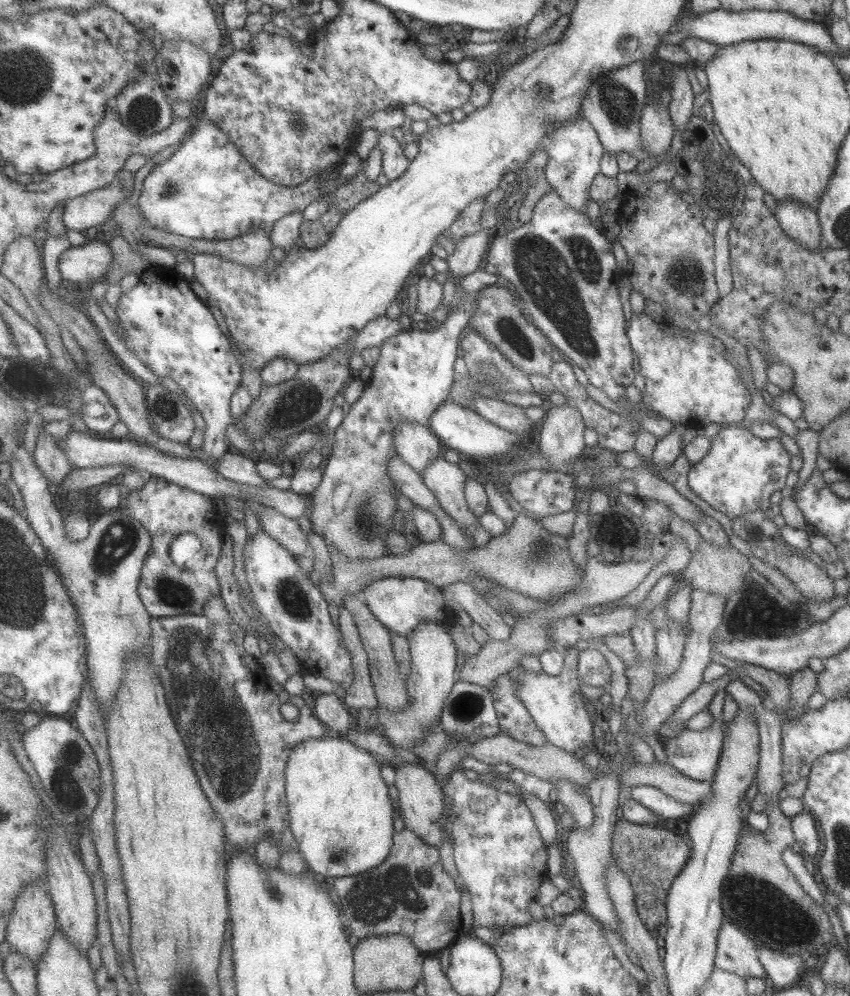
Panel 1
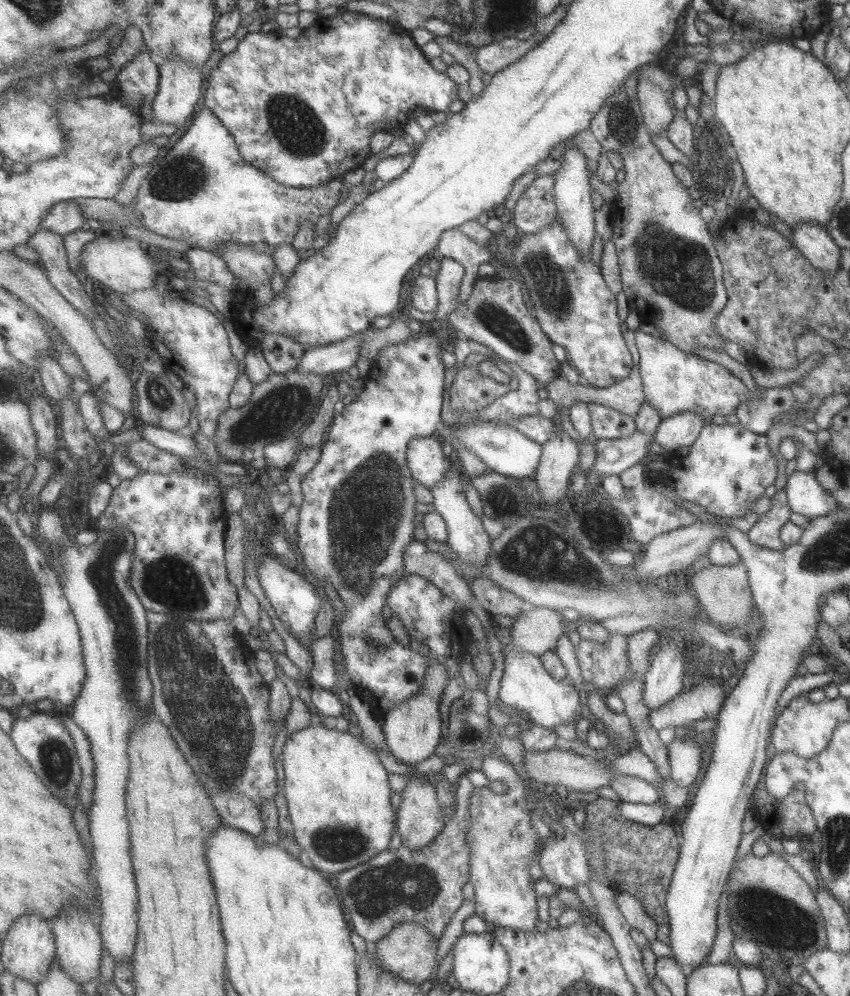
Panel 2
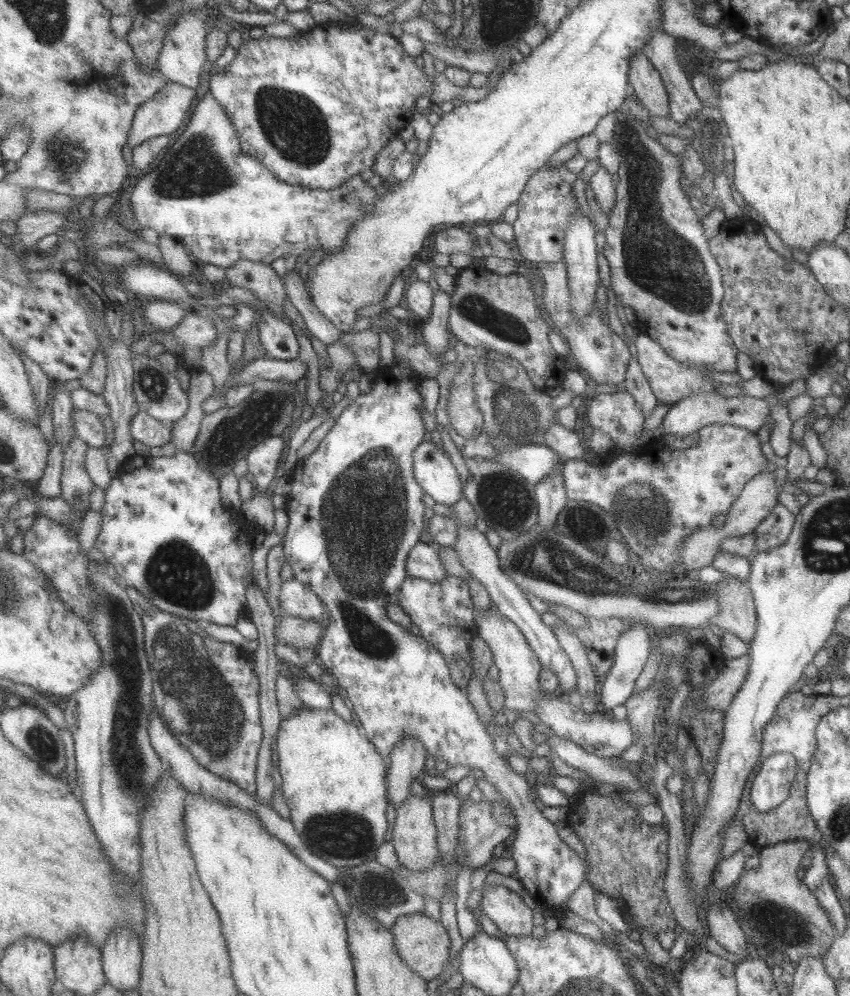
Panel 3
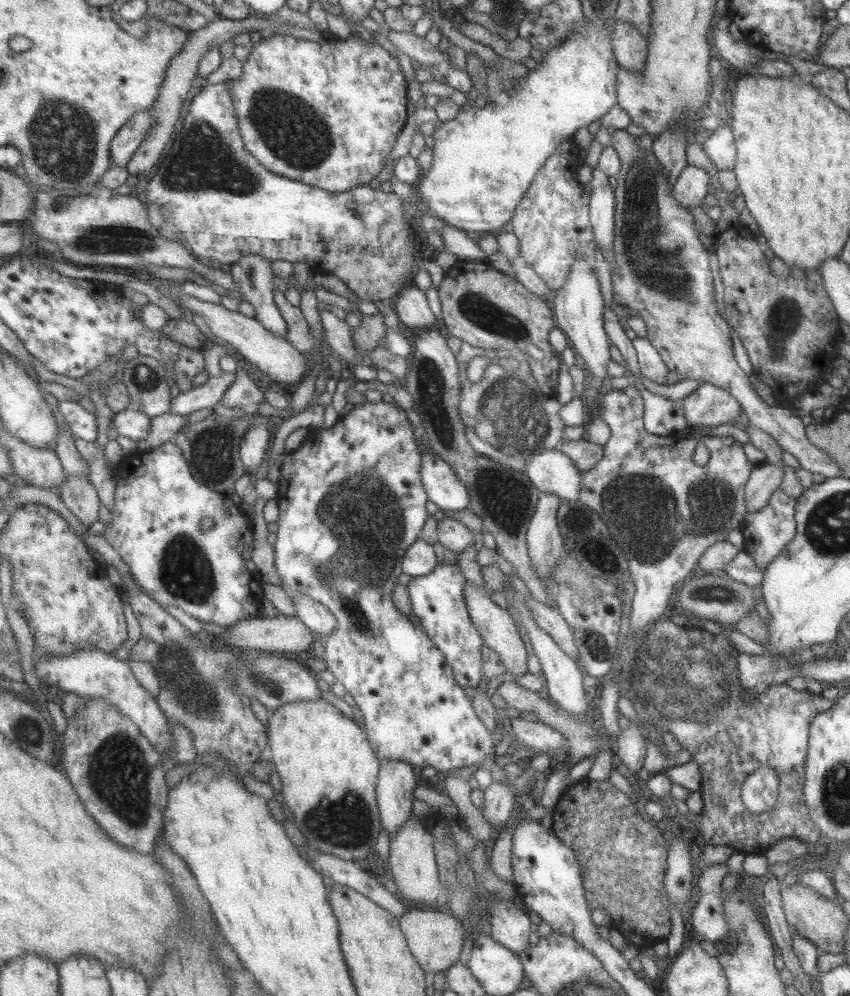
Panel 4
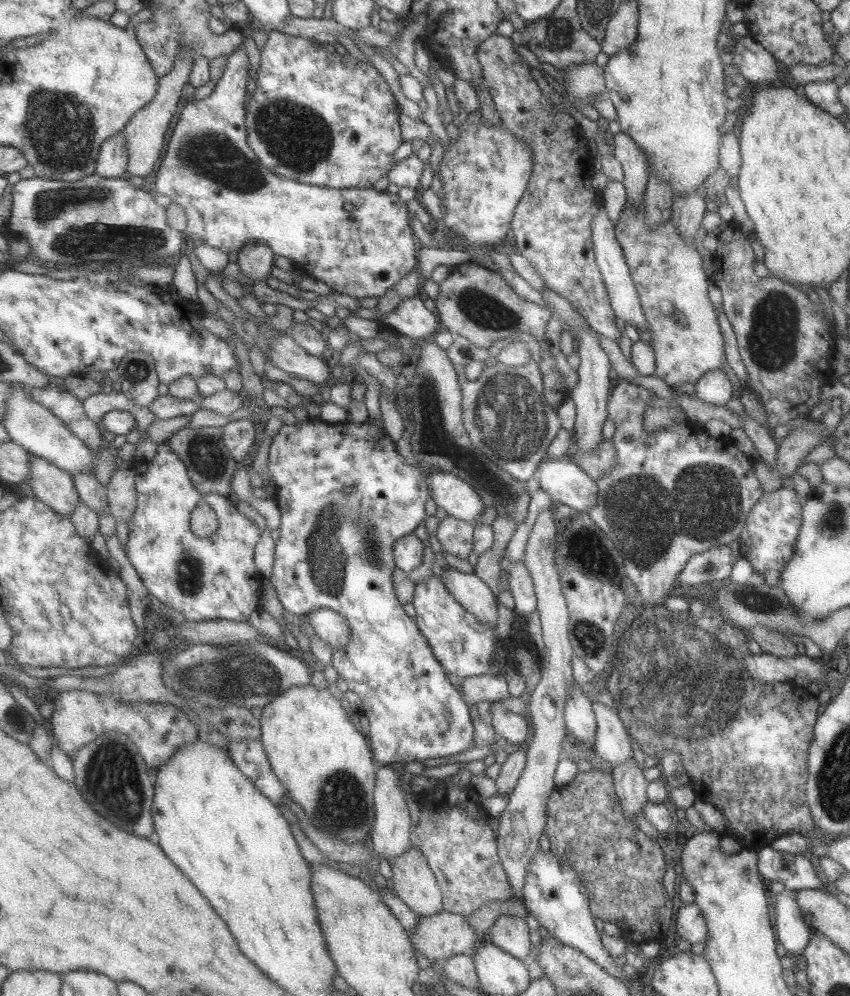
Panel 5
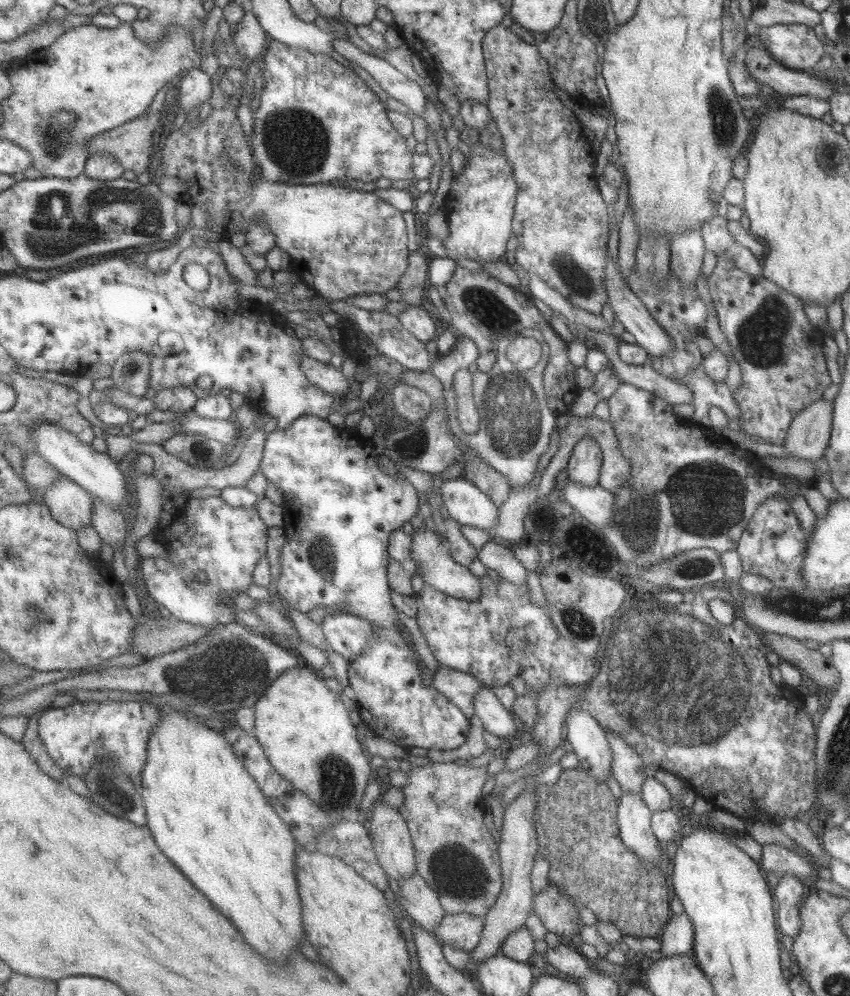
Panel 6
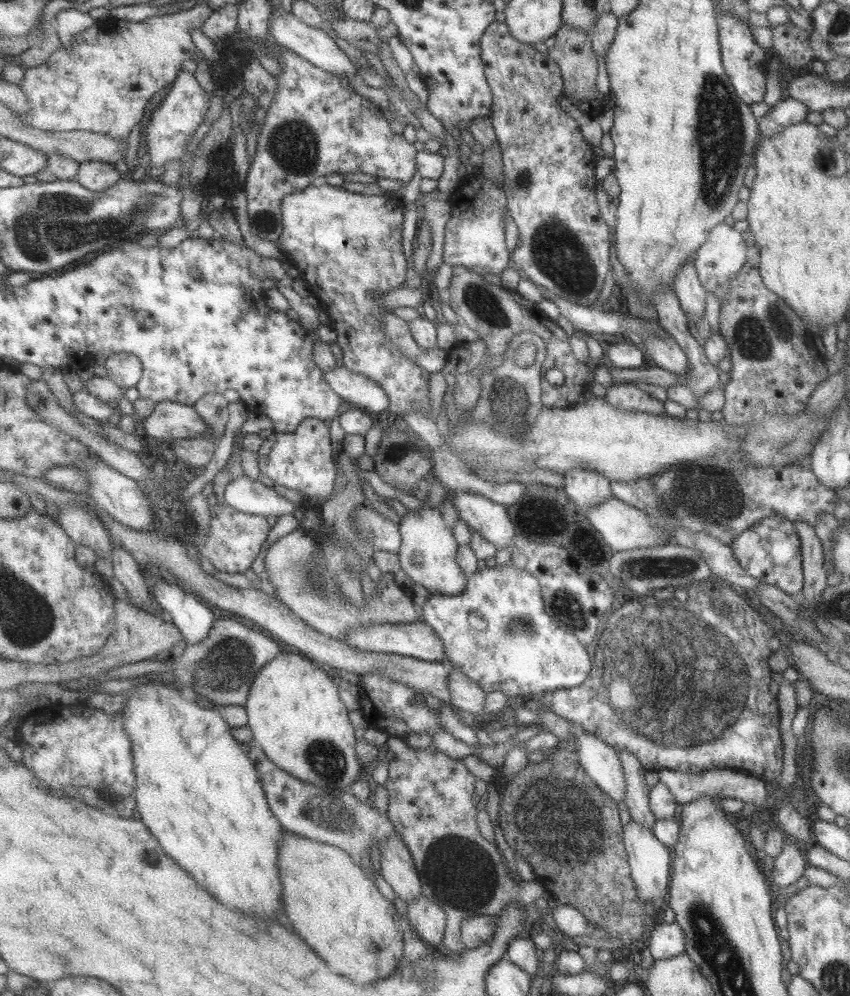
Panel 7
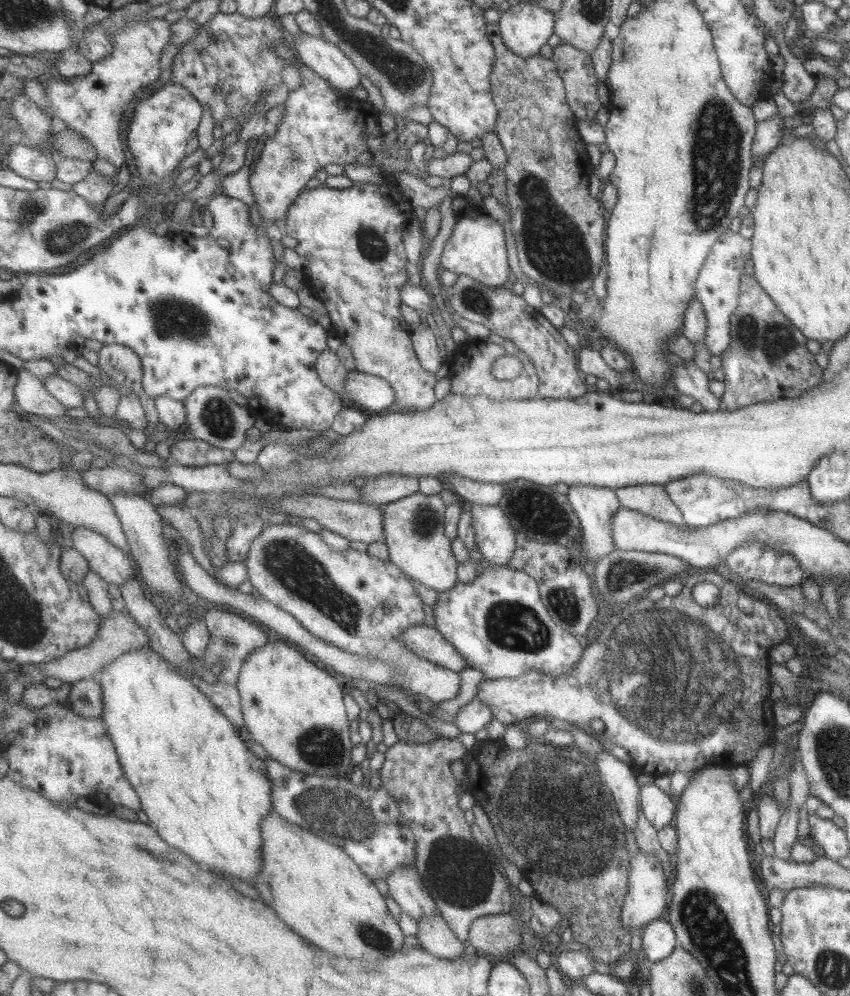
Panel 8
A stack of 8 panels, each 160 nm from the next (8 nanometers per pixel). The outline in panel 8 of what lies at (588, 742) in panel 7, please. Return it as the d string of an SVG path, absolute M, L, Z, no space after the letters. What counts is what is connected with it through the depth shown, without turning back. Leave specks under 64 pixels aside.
M609 749L598 754L594 762L597 765L601 782L608 786L612 797L616 798L617 810L620 810L625 828L633 831L638 817L640 787L631 773L630 764L623 763L610 755Z

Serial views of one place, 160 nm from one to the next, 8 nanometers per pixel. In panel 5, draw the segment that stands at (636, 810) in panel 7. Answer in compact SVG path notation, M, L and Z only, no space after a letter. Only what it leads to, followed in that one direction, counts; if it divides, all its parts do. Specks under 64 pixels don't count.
M593 702L596 718L596 735L593 751L598 758L609 762L610 766L623 764L633 756L631 742L620 718L613 708Z

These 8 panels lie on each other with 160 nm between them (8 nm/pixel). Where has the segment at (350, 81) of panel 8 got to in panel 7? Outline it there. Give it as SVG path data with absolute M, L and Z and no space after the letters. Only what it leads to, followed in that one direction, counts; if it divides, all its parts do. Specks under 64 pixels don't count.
M280 6L273 9L273 18L271 19L271 41L279 48L296 51L297 54L307 58L315 66L319 66L322 70L337 75L337 77L352 79L357 74L355 62L337 46L337 42L326 31L305 24L301 19L296 18L293 13L287 14L287 12L284 12Z

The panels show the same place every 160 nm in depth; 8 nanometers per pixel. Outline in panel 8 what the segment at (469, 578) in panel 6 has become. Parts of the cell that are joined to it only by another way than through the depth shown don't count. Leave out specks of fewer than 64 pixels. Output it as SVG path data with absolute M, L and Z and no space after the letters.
M420 490L405 498L390 502L384 508L384 535L391 551L390 560L411 578L438 593L455 588L459 561L446 533L446 505L439 494L423 494Z

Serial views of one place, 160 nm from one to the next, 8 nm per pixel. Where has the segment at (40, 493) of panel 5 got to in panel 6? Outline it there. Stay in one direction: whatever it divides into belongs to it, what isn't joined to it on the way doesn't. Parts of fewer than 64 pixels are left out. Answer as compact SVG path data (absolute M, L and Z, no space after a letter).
M63 474L53 487L45 489L43 498L63 526L79 531L94 524L94 496Z

